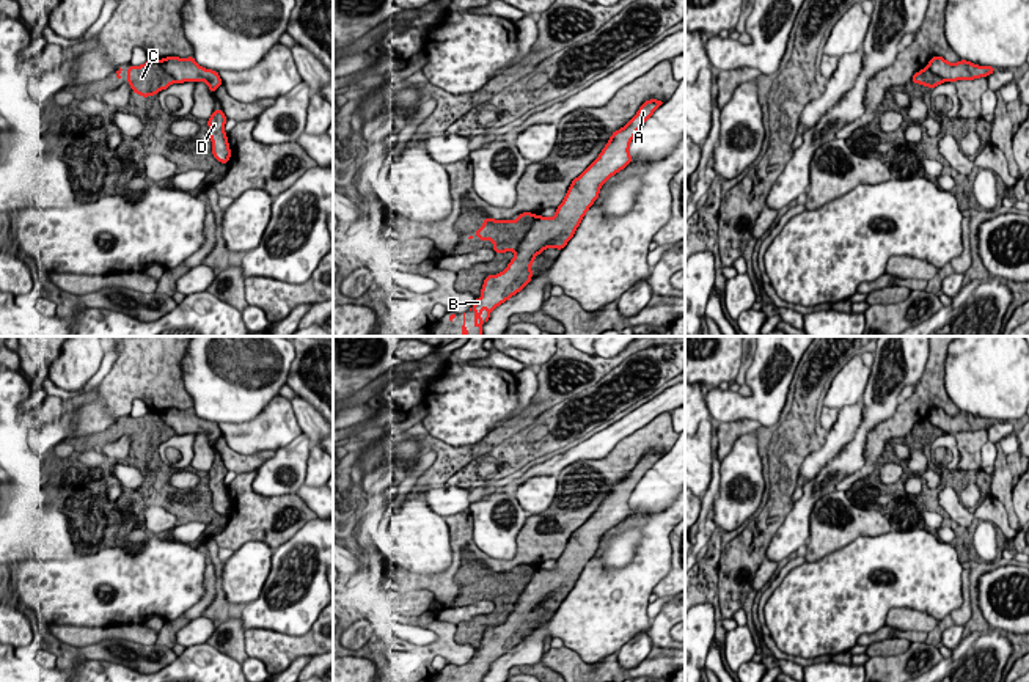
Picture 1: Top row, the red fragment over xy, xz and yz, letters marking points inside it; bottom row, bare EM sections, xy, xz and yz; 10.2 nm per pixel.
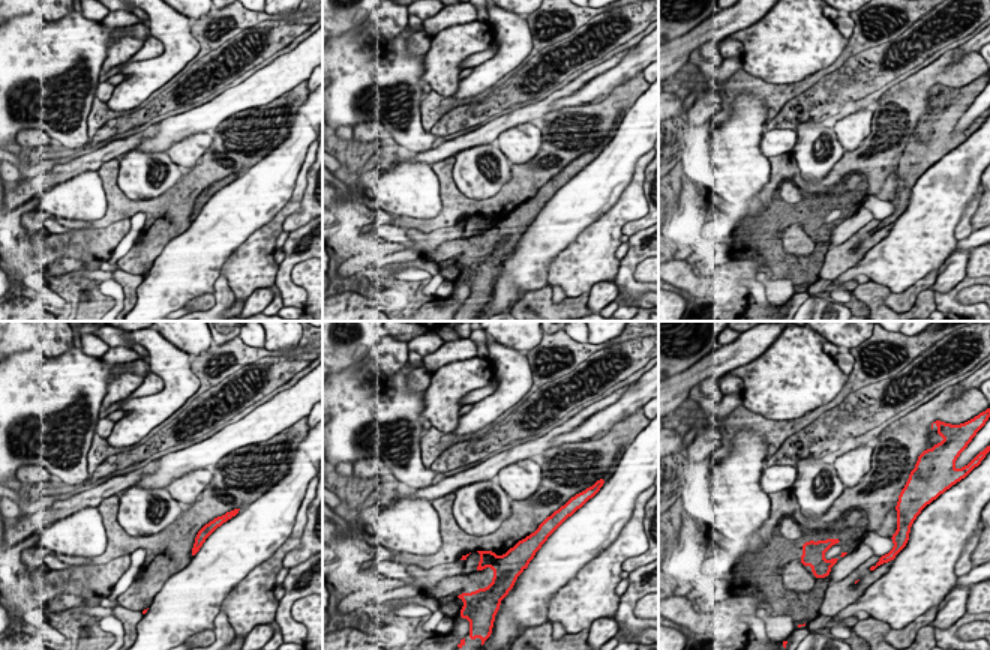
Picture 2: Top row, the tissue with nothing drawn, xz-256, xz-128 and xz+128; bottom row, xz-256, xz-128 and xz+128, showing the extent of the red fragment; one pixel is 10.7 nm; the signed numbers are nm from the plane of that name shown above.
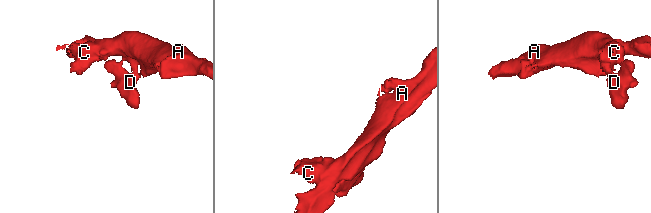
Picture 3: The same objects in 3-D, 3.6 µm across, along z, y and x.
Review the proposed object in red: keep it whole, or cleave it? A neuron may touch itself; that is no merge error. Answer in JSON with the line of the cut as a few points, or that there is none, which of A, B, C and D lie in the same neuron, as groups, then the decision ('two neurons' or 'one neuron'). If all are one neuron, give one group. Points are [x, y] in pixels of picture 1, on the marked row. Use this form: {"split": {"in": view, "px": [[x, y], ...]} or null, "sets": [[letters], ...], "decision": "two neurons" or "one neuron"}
{"split": {"in": "xz", "px": [[536, 216], [514, 250]]}, "sets": [["A", "B", "D"], ["C"]], "decision": "two neurons"}

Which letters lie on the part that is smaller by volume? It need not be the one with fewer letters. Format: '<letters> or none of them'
C

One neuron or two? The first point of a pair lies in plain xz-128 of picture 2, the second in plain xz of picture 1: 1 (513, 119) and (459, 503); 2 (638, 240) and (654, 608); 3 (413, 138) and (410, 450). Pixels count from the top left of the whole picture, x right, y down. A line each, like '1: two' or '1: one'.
1: two
2: two
3: one

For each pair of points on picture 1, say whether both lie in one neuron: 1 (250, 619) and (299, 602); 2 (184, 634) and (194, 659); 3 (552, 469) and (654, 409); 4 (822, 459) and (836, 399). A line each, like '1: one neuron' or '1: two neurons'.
1: one neuron
2: two neurons
3: one neuron
4: two neurons

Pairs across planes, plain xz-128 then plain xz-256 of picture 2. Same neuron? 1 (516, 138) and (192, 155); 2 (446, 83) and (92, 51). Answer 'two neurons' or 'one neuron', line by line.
1: one neuron
2: two neurons

